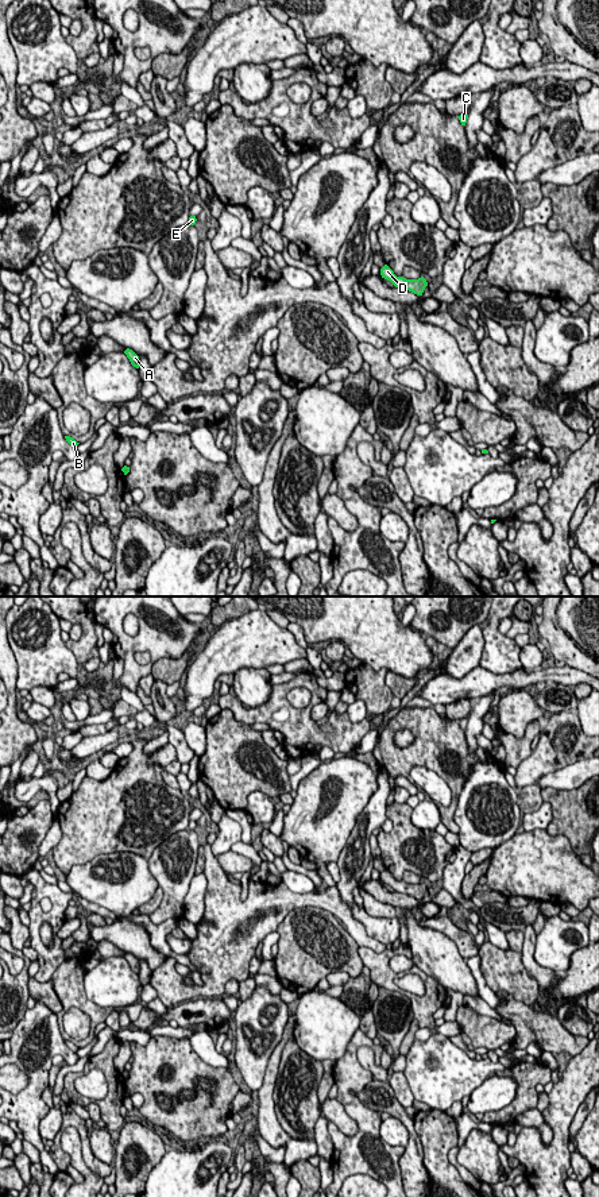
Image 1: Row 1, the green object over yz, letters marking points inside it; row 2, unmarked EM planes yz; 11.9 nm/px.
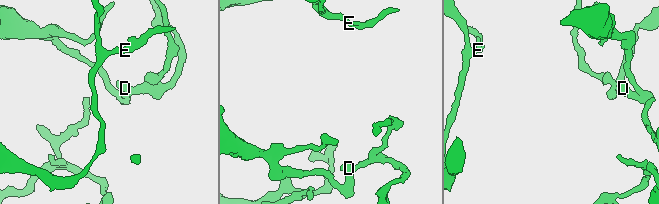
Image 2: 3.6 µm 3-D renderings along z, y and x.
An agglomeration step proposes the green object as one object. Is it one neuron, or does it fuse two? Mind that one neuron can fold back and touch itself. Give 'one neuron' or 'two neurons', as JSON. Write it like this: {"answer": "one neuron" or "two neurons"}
{"answer": "one neuron"}

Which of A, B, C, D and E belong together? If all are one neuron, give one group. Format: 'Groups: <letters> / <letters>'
Groups: A B C D E

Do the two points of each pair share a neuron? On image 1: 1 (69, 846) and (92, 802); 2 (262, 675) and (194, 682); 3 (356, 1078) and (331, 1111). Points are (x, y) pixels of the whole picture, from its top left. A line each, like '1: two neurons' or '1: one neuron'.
1: one neuron
2: two neurons
3: two neurons

